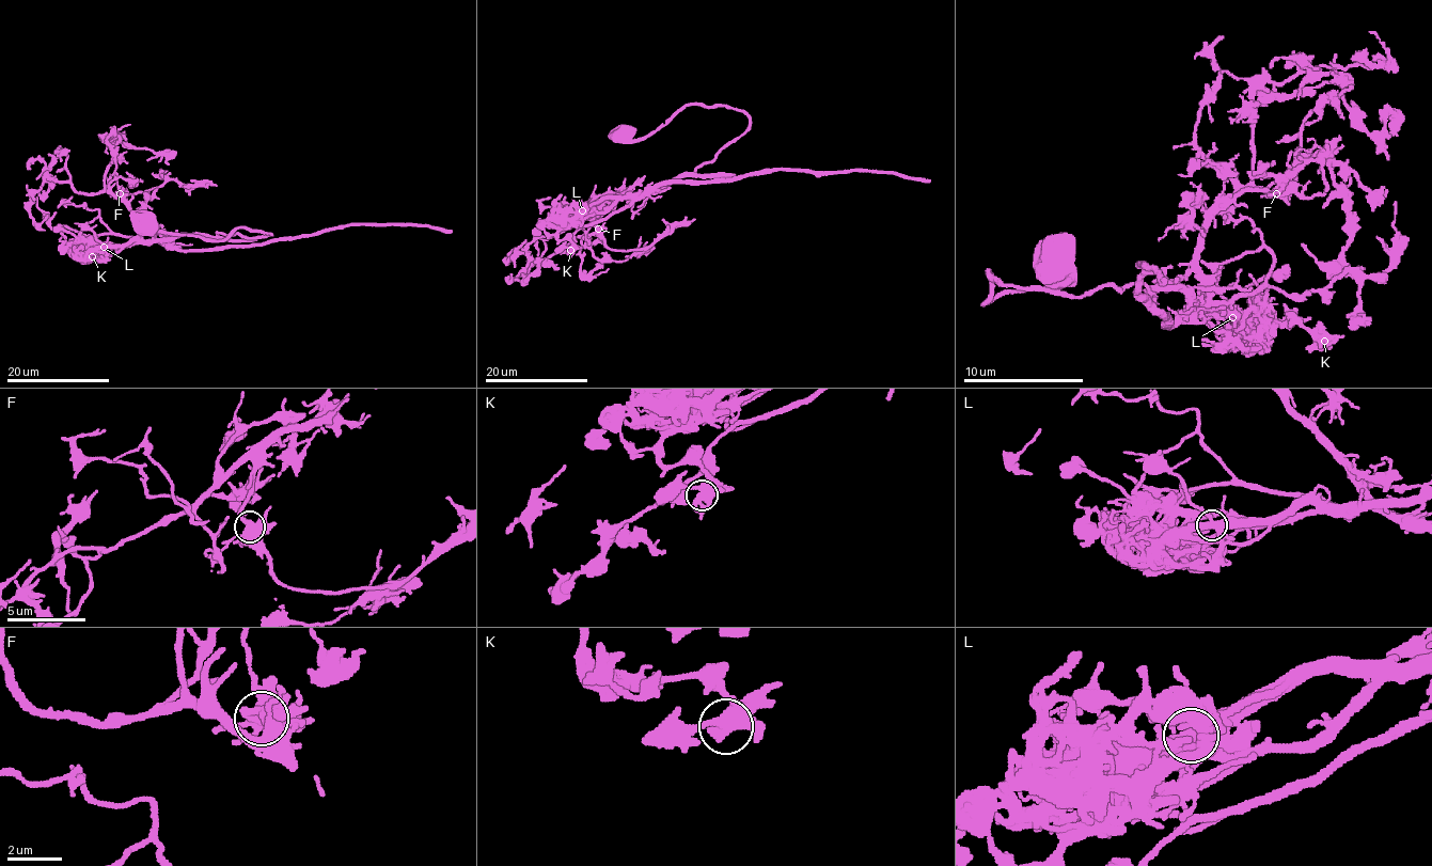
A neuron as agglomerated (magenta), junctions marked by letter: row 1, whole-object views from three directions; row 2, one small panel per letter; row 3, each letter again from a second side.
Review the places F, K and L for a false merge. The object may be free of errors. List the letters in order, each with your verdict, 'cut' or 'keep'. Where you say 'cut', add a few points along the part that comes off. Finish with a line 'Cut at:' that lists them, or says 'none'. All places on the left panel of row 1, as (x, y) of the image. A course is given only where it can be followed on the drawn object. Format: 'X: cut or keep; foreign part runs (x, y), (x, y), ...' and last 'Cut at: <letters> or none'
F: keep
K: keep
L: cut; foreign part runs (104, 247), (220, 232), (247, 237), (270, 234), (237, 227), (225, 238), (207, 241), (148, 229), (129, 215)
Cut at: L

